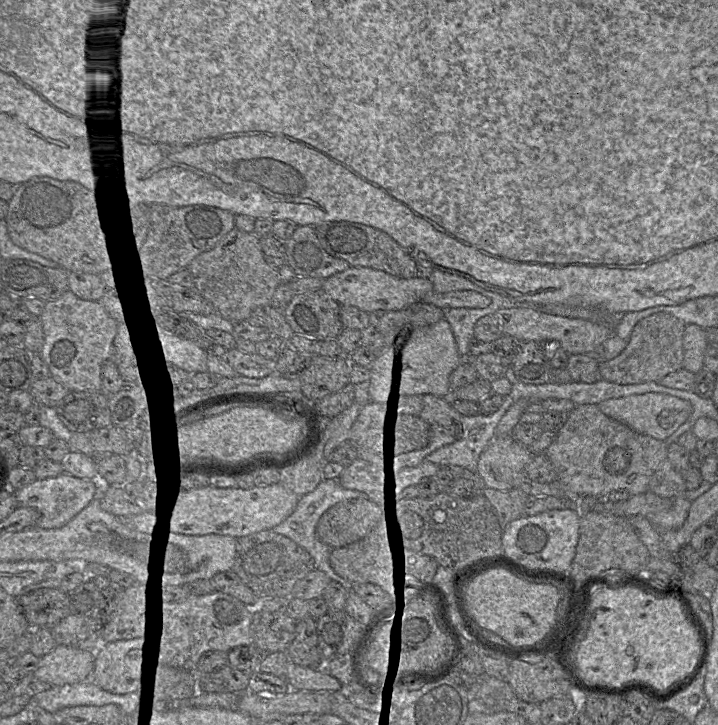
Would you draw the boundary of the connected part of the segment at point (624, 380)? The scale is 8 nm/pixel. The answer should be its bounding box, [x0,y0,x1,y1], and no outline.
[601,312,685,384]

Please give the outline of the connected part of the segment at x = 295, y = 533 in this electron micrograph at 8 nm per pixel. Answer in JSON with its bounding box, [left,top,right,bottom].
[272,479,366,589]

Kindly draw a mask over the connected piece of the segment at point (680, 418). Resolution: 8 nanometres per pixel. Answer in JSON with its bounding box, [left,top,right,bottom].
[598,392,692,441]

